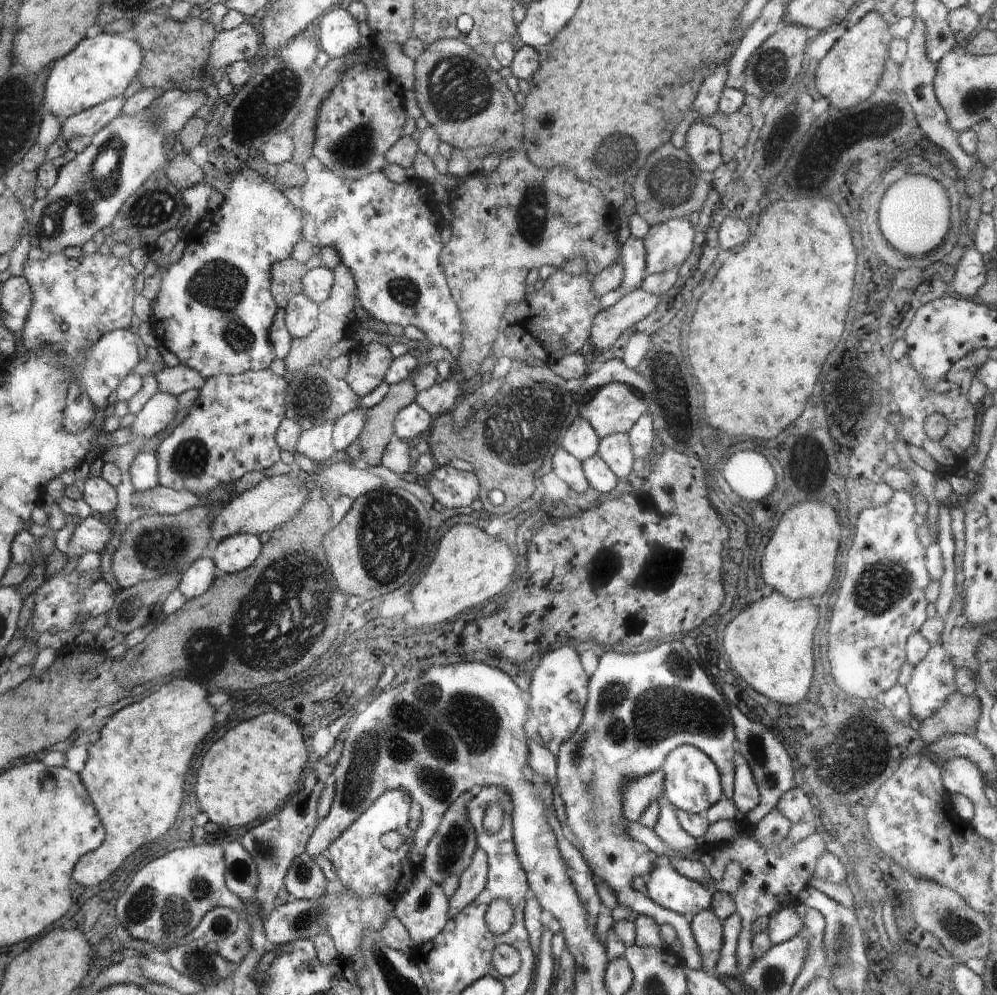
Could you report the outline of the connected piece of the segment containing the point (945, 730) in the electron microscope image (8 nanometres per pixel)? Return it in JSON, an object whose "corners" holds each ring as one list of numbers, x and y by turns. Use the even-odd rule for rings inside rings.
{"corners":[[954,690,945,700,950,702,944,702,932,716,917,724,922,740,935,742,954,733,974,734,972,726,977,728,976,720,981,713,981,703,978,702,977,697,965,697]]}

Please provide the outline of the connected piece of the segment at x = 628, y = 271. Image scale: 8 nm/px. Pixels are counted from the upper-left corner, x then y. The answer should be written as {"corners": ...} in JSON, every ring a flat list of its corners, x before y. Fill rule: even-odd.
{"corners":[[634,235,628,236,626,242,622,244,621,257,625,268,625,276,618,290,638,289,645,277,645,246,643,241]]}

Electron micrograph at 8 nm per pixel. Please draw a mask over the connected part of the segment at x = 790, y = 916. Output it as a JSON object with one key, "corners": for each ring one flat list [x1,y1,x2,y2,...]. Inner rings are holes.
{"corners":[[783,908,769,916,770,921,765,931,773,945,786,942,804,930,803,912,803,908]]}

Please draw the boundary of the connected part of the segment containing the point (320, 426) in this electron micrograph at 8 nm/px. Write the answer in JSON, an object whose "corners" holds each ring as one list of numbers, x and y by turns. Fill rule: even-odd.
{"corners":[[323,420,315,423,313,427,307,428,300,433,296,451,304,455,304,459,312,459,316,462,328,463,330,456,337,452,333,445,333,422,334,420]]}

